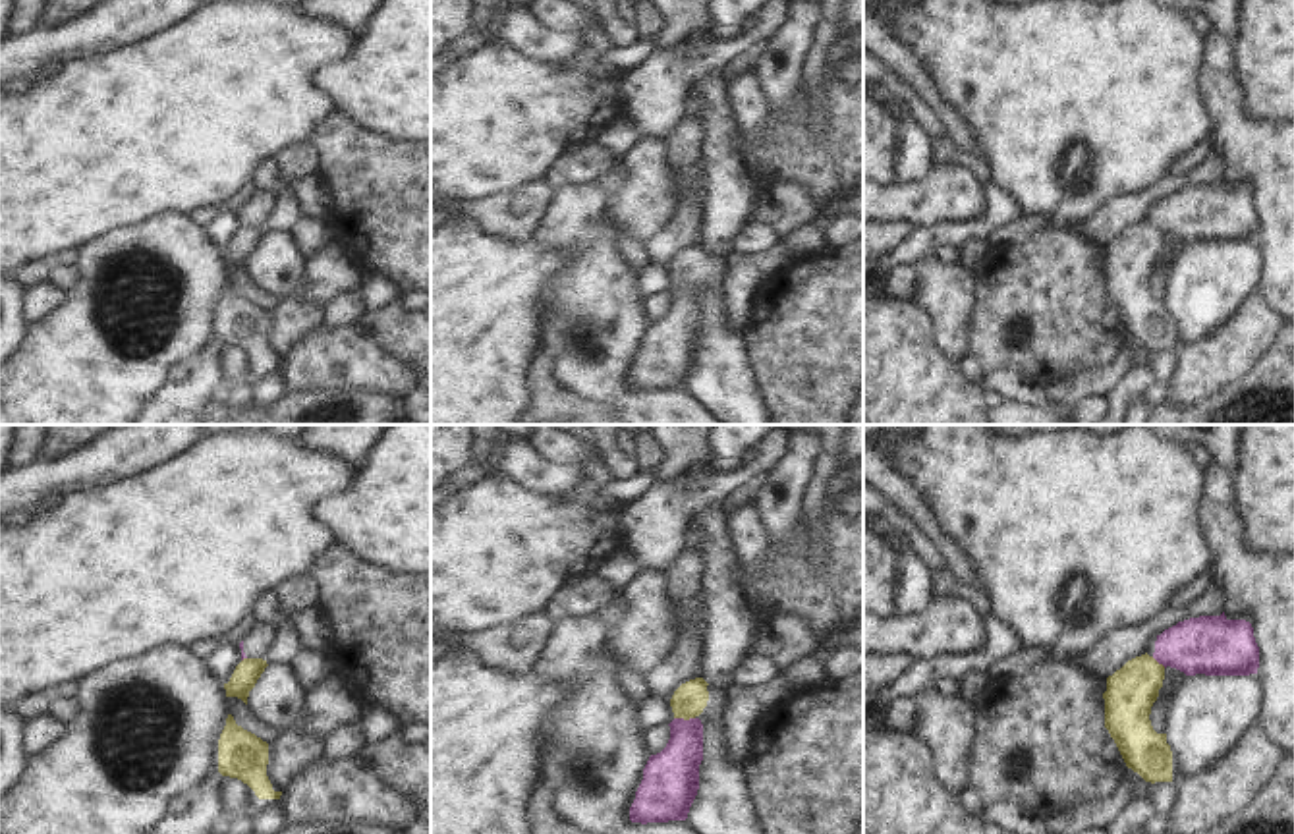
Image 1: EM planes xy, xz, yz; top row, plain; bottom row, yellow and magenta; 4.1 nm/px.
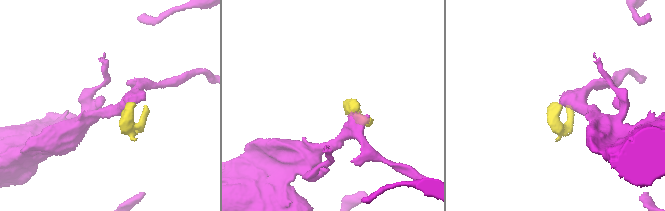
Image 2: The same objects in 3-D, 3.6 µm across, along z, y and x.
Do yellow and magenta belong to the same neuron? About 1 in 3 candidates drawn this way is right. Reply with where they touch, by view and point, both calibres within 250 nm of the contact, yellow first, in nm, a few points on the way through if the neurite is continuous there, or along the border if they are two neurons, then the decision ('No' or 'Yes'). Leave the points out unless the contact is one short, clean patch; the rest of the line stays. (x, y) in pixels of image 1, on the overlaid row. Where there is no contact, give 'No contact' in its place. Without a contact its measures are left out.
Touches yellow at xz (684, 719). Thickness 140 nm (yellow) against 220 nm. Boundary: xz (675, 717), (694, 719). No

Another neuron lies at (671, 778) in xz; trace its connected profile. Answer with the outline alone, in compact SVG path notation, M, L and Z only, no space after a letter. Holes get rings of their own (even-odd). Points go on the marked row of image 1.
M674 718L666 747L651 755L630 807L632 822L686 820L699 790L703 724L699 718Z

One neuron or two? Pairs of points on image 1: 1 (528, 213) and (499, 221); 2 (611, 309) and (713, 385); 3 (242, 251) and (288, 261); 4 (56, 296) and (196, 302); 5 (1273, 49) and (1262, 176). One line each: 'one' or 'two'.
1: one
2: two
3: two
4: two
5: two

